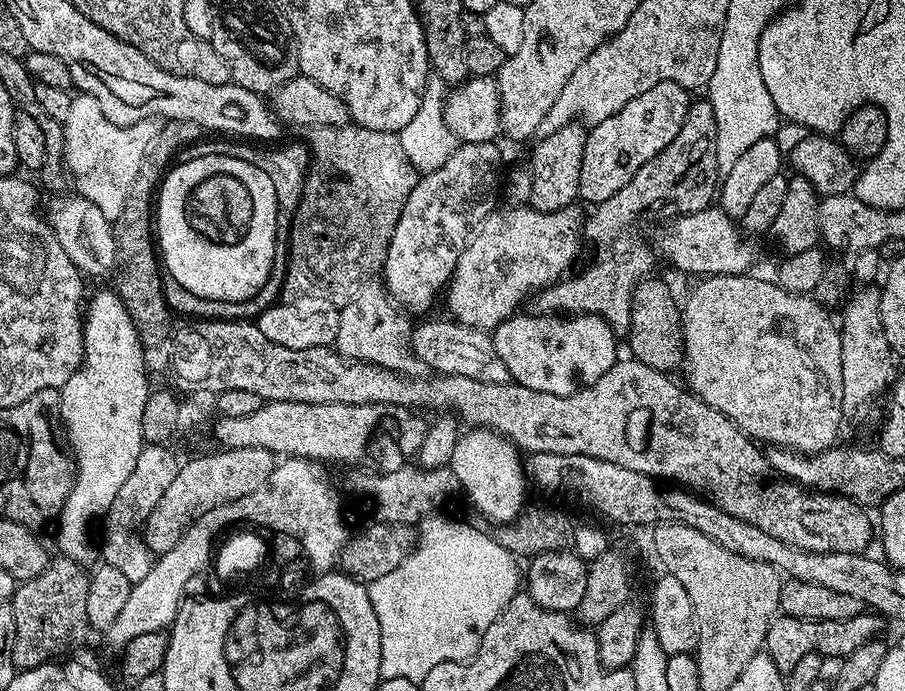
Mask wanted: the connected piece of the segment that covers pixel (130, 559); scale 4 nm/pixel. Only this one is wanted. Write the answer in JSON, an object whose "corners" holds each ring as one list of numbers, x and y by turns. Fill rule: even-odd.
{"corners":[[162,444,145,446,142,454,138,454,138,462,130,473,130,478,122,482,122,490,118,490,107,516,102,521,99,546,103,563,115,566,133,585,142,582,142,578,150,574,154,563,154,554,144,541,144,524,154,506,158,506,162,494,166,494,170,482,174,482,174,474,178,474,180,469,181,461,176,460,170,449,171,447]]}

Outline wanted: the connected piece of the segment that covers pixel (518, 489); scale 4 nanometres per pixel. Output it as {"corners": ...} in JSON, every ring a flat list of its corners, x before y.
{"corners":[[472,428,468,433,461,435,454,446,452,463,450,465,458,478,462,492,468,495,468,500,488,520,493,520,493,525,503,526,511,524,516,517,524,511,526,501,529,499,530,481,525,473,522,463,522,452,511,440,492,431,491,428]]}

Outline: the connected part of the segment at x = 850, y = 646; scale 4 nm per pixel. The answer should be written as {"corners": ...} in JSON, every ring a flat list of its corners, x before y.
{"corners":[[865,610,854,614,854,618,845,620,807,620,806,618,794,618,793,616,777,615,770,622,770,630,764,639,763,651,778,666,778,670,788,673,794,670,797,662,805,654,818,654,825,658,847,658,858,650,858,646,866,646,866,642,877,639,886,625,885,617]]}

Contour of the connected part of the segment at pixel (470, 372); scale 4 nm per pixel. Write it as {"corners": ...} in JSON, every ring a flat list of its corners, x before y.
{"corners":[[451,318,424,320,412,329,410,351,417,361,421,360,433,373,441,376,474,378,478,382,491,384,509,383,506,362,498,358,491,335,483,328,471,328]]}

